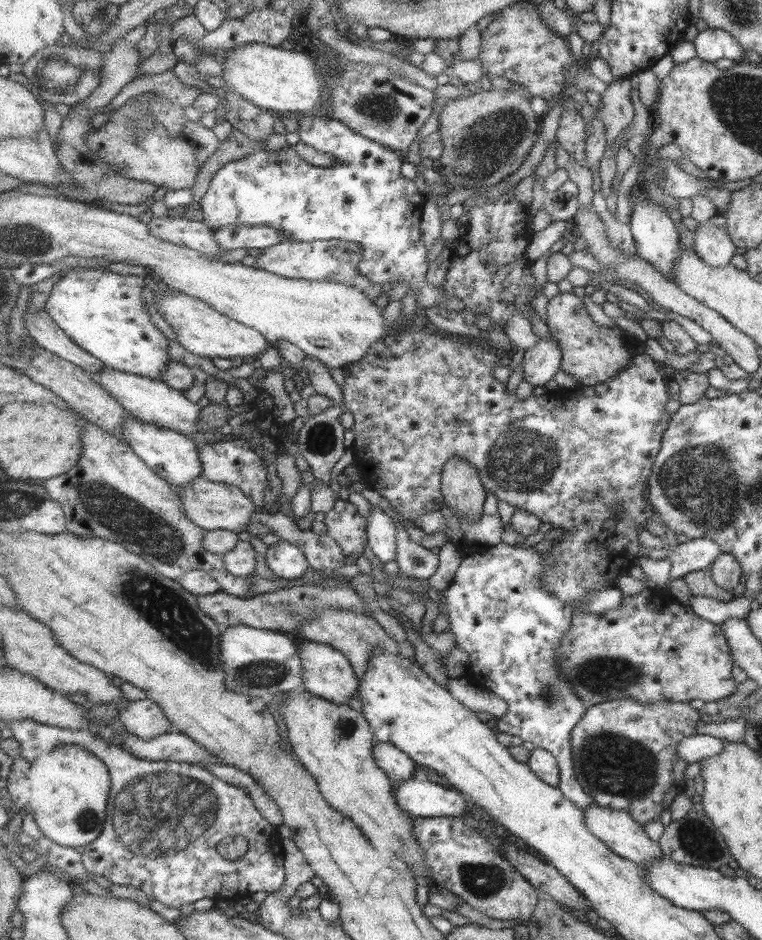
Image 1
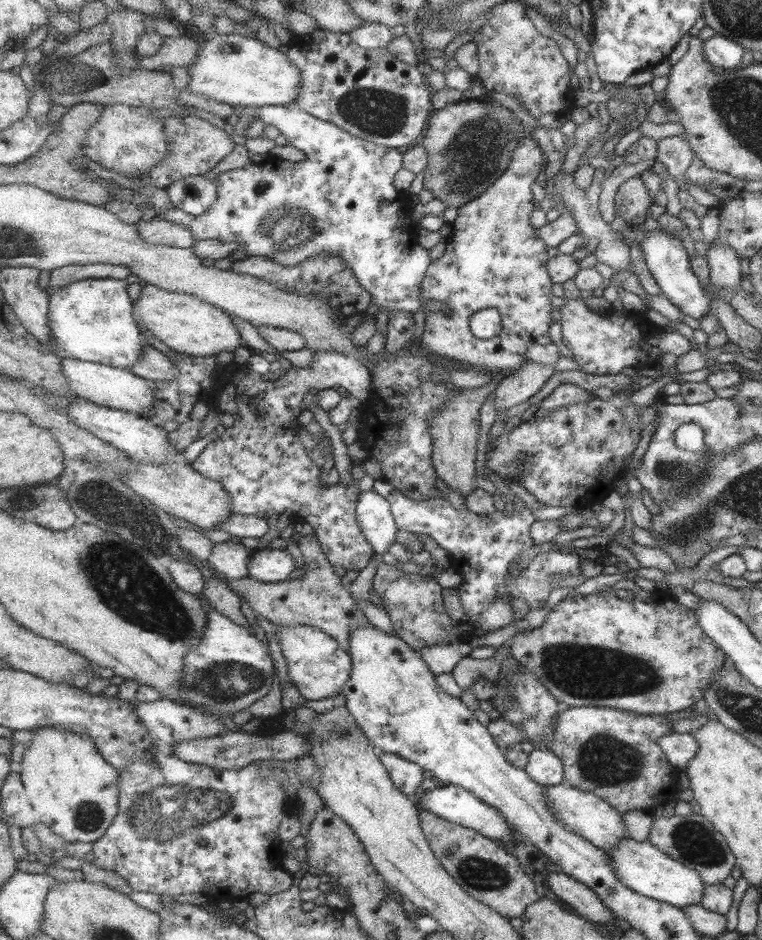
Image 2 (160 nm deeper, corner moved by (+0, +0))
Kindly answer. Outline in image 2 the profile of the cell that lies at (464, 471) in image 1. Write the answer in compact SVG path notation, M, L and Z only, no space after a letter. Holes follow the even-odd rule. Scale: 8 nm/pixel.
M493 380L482 387L461 390L451 397L439 410L433 414L430 420L431 436L433 437L434 451L433 462L438 478L440 478L451 490L460 490L463 496L473 492L478 488L475 483L475 458L477 458L477 440L479 440L479 430L481 430L481 408L487 402L489 394L494 392L503 380Z

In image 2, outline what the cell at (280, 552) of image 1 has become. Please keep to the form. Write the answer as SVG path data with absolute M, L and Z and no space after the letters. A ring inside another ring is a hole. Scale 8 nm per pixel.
M260 548L252 555L248 569L248 576L261 582L285 582L295 570L295 560L282 549Z

